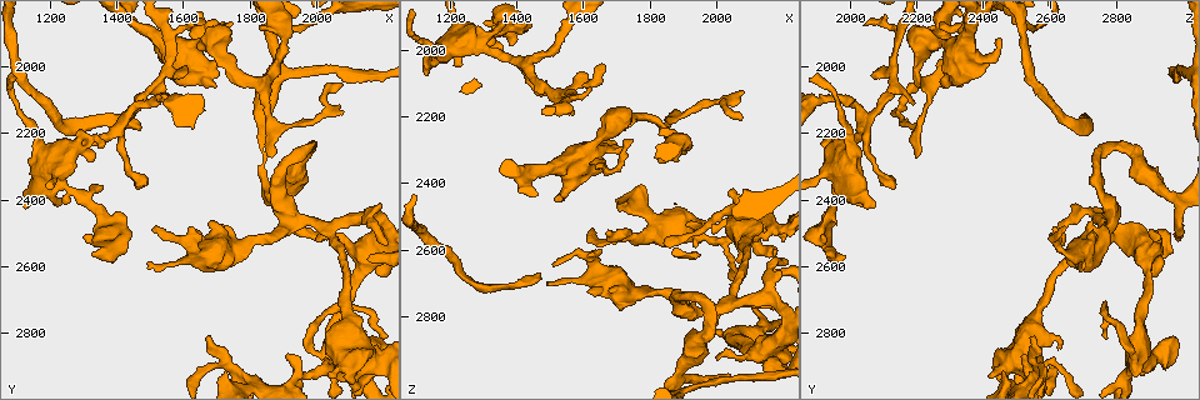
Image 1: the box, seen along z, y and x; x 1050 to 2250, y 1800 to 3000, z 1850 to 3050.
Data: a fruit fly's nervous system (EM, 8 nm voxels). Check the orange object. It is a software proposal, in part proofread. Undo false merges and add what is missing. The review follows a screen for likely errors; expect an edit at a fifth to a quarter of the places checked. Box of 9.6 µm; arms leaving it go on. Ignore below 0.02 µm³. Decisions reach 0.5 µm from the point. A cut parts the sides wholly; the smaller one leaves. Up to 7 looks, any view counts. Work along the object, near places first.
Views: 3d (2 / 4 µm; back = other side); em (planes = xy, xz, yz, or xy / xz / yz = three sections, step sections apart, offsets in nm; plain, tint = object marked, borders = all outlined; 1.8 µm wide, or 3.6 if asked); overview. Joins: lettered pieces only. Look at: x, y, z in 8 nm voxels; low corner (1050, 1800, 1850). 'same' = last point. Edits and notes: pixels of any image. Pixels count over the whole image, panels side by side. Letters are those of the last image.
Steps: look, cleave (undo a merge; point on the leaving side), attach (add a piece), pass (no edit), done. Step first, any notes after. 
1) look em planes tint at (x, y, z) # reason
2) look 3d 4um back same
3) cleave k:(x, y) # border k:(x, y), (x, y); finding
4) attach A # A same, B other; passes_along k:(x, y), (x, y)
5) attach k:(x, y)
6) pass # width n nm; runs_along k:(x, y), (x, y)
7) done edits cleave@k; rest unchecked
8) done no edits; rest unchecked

look em xz step 4 tint at (2180, 2420, 2660) # an open end

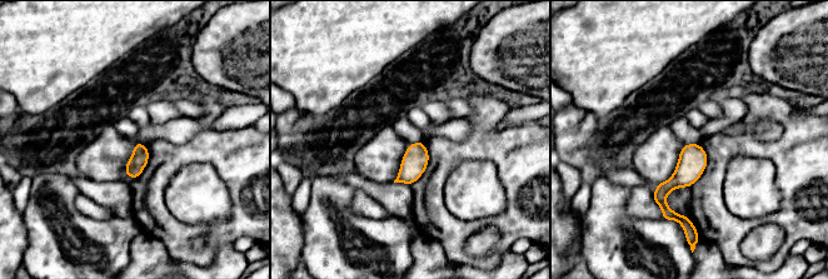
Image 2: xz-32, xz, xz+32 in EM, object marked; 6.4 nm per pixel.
look em planes borders same

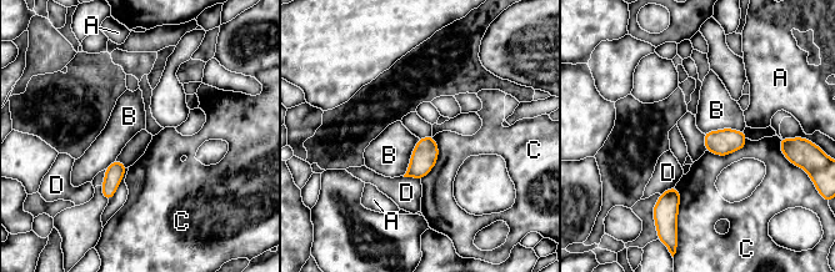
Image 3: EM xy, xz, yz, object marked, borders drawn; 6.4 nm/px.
pass # A other, B other, C other, D other; border 3:(743, 130), (718, 129), (704, 134); none of them fits

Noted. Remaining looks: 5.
look 3d 4um at (1610, 2020, 2070) # free end

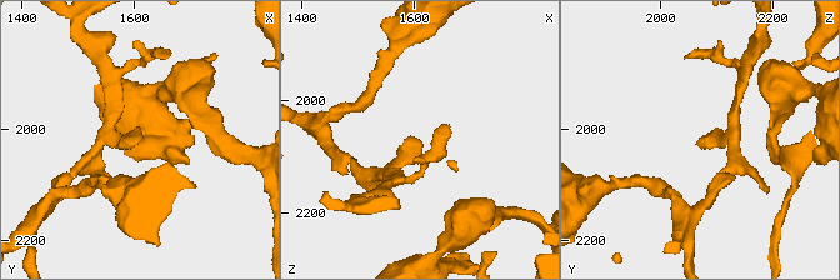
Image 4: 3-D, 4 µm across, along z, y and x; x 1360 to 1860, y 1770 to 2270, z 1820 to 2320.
look em xz step 8 borders at (1610, 2015, 2070)

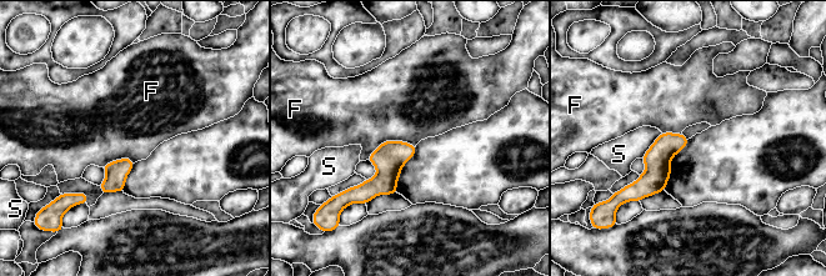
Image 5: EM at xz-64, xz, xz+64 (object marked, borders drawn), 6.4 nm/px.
pass # F other, S other; border 5:(415, 145), (385, 140), (366, 159); no lettered piece goes on from it

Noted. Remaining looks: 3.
look em planes tint at (1290, 2230, 1970) # thick turns thin

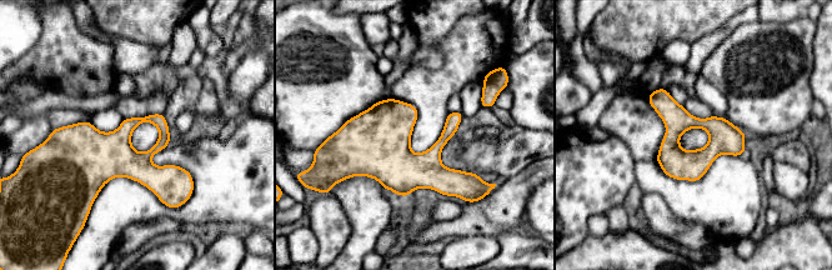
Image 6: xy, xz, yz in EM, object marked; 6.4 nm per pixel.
look em planes borders same

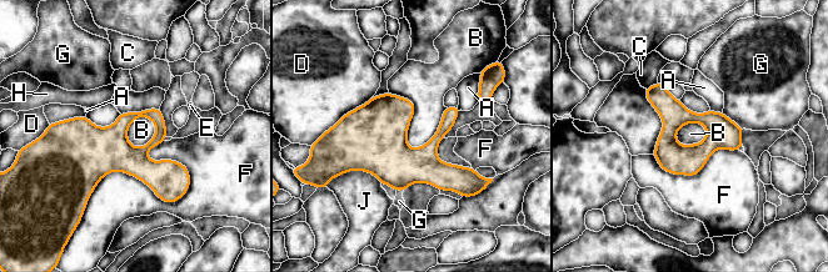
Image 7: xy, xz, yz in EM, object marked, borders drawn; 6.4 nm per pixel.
pass # A other, B other, C other, D other, E other, F other, G other, H other, J other; runs_along 7:(648, 91), (737, 146); continuous, no second neuron

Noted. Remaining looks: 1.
done no edits; rest unchecked

